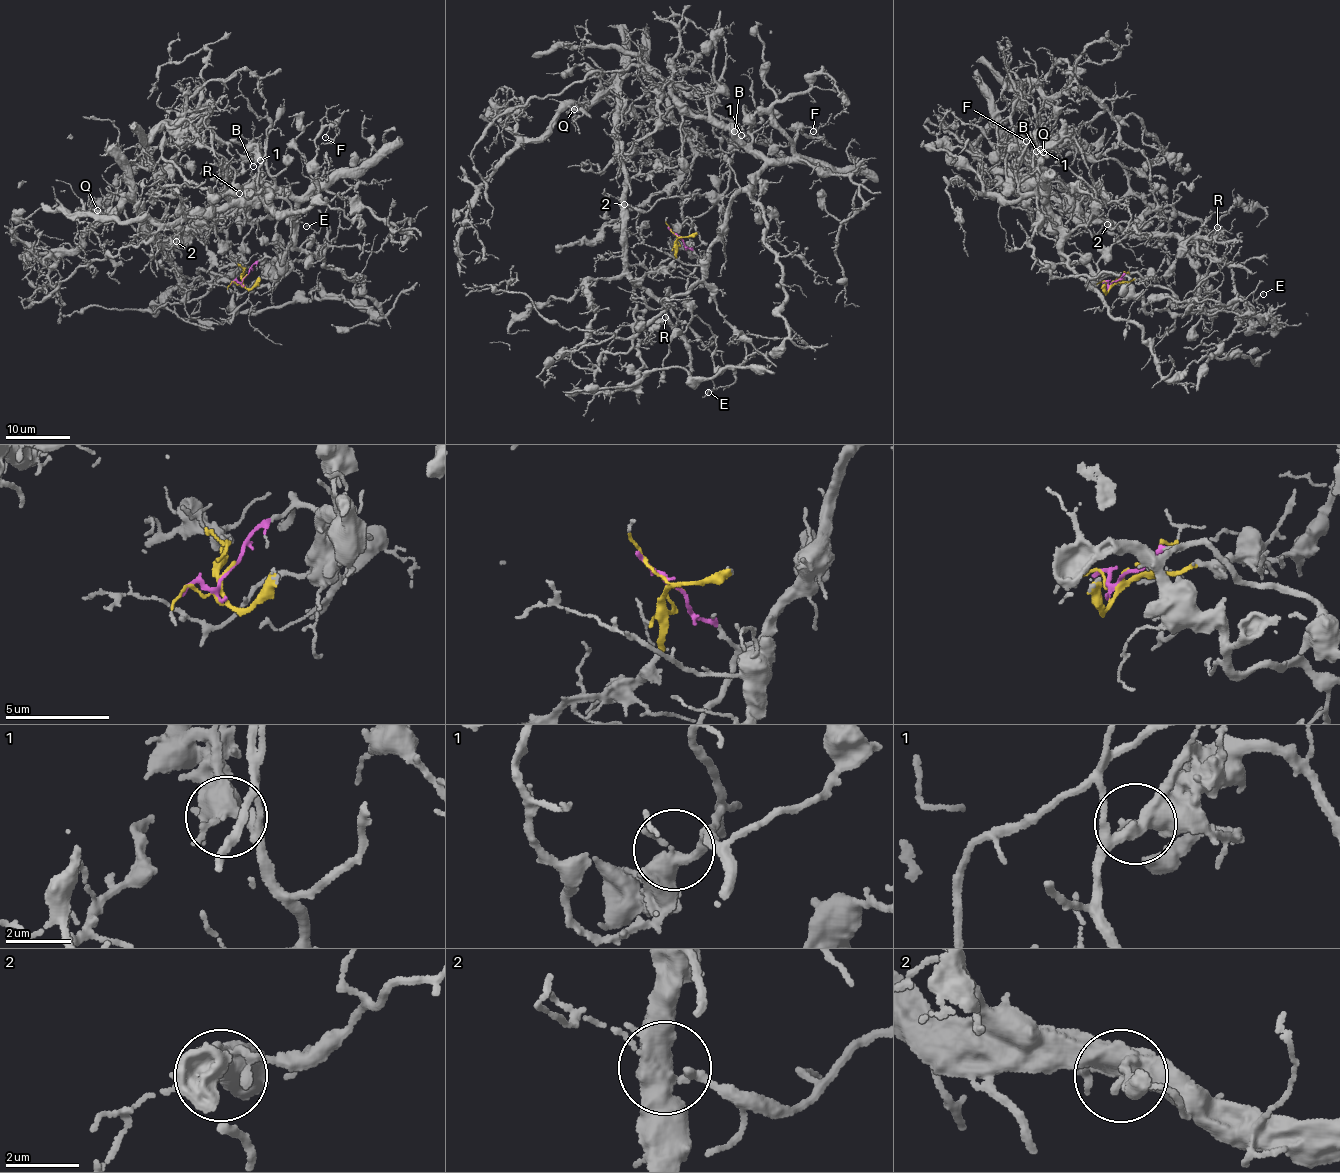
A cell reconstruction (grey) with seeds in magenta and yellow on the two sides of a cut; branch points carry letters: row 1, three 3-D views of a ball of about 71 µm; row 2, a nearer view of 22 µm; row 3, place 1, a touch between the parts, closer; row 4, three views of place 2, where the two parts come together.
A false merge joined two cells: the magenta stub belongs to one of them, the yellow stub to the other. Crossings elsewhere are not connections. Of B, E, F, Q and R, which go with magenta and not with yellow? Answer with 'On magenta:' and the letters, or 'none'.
On magenta: B, E, F

